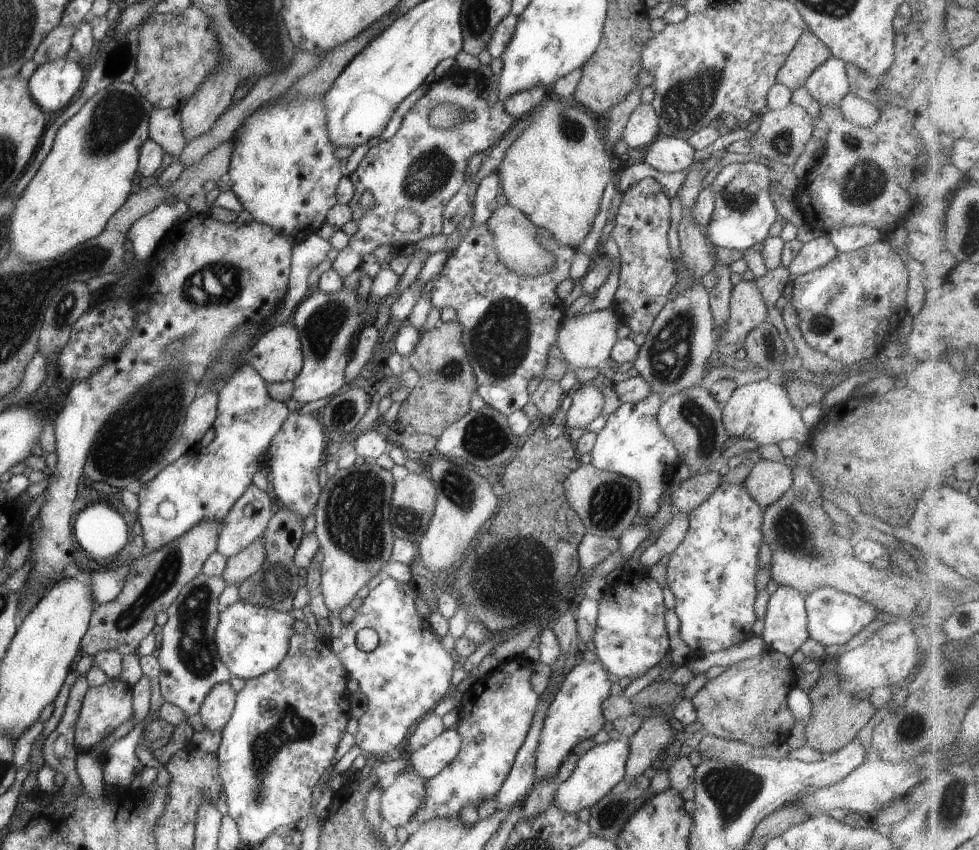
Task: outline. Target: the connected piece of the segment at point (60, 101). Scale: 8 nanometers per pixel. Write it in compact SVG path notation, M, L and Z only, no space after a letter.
M59 57L39 64L28 78L31 97L34 98L41 112L55 114L63 110L72 100L83 82L83 72L73 60Z

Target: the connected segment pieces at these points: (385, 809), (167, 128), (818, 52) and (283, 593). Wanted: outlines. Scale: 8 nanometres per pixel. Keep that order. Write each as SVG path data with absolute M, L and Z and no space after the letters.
M403 771L395 776L393 783L383 788L378 802L380 817L385 827L407 826L419 804L423 804L425 779L412 771Z
M152 107L148 120L148 138L169 156L178 156L186 145L181 132L179 110Z
M805 27L787 55L787 60L777 71L775 83L781 83L794 91L804 84L815 68L821 66L831 56L831 50Z
M283 506L272 514L262 532L264 544L264 559L261 566L238 584L238 598L245 604L255 604L271 608L271 610L285 611L292 608L291 600L298 589L301 589L301 578L297 575L298 568L293 564L295 548L303 534L303 520L293 512L285 510Z

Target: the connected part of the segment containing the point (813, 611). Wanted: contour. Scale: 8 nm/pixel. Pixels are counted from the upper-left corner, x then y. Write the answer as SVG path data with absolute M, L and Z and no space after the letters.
M818 588L804 597L808 637L823 647L843 645L859 630L875 620L879 610L873 604L859 600L859 597L839 592L834 588Z

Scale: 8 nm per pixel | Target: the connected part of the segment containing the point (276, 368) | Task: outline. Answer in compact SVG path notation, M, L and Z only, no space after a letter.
M290 321L263 333L250 348L247 360L266 383L292 381L302 362L298 332Z

